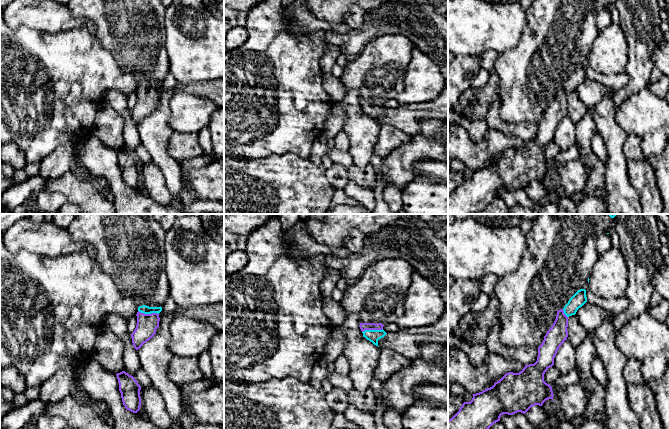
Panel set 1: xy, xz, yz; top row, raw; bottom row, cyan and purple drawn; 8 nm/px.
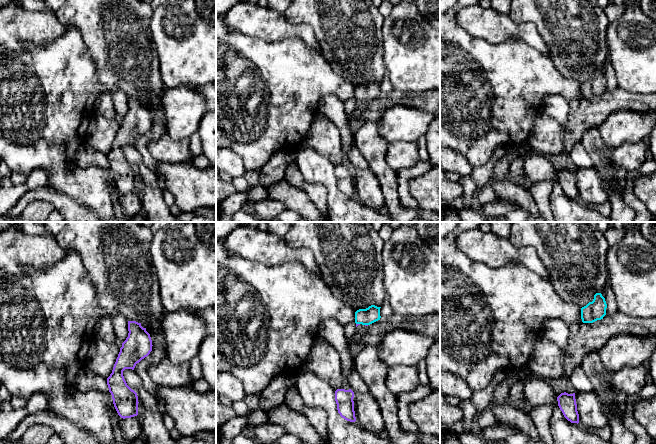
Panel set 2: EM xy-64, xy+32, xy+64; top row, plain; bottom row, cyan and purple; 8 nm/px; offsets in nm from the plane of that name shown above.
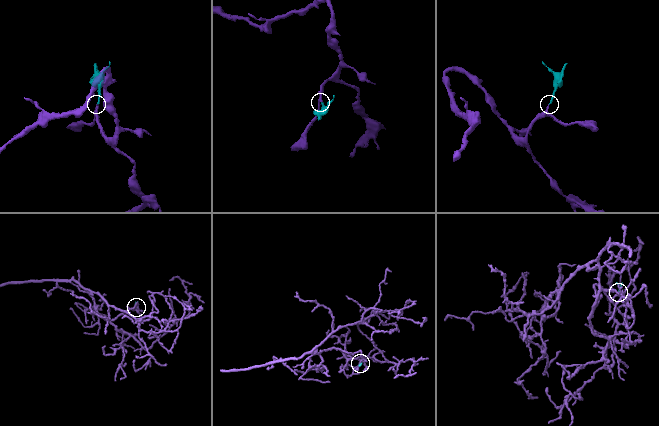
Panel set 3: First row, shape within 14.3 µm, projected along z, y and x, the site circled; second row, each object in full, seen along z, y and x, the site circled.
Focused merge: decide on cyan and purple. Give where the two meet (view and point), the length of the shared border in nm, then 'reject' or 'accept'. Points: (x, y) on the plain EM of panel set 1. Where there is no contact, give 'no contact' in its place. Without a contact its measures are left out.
xy (148, 89) | 170 nm | accept

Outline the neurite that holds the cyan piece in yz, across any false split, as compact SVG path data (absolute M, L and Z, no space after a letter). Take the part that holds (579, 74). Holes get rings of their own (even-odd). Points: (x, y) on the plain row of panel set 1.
M578 66L564 82L563 85L557 87L556 95L544 112L542 120L538 123L538 133L534 140L525 141L522 147L519 149L508 148L499 157L495 158L490 164L483 166L482 168L473 170L473 174L470 178L464 178L459 187L448 196L448 214L476 214L483 211L494 199L500 197L500 193L503 190L513 191L517 188L525 190L532 182L542 182L543 179L548 176L553 176L553 167L551 161L544 157L545 148L554 141L554 134L558 125L567 116L568 113L568 93L575 91L577 86L587 78L586 66Z

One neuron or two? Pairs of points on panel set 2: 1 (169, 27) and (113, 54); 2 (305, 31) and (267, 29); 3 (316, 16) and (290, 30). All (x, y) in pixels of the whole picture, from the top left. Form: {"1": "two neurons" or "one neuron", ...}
{"1": "two neurons", "2": "one neuron", "3": "two neurons"}

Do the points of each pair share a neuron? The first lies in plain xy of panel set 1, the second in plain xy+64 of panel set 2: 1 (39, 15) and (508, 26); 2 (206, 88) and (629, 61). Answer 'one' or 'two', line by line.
1: one
2: two

